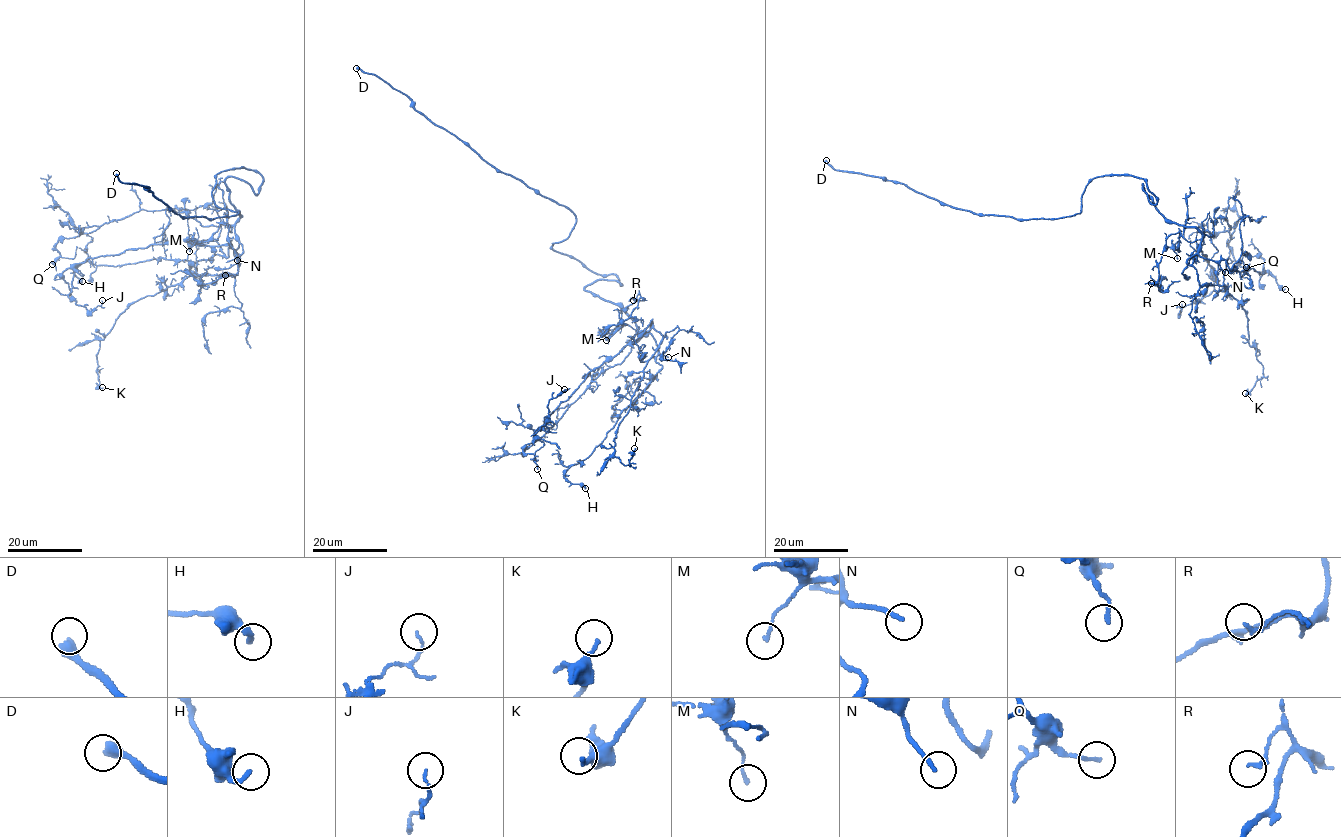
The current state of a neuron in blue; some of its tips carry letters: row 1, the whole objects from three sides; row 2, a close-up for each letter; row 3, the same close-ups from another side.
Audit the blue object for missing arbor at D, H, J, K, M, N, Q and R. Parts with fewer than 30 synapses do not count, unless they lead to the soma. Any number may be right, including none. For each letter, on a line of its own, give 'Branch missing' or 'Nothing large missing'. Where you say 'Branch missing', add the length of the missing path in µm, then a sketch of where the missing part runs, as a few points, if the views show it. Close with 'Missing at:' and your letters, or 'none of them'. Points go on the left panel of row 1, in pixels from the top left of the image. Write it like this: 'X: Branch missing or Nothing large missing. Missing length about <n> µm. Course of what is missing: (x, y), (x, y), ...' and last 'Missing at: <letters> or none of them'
D: Branch missing. Missing length about 180 µm
H: Nothing large missing
J: Nothing large missing
K: Nothing large missing
M: Nothing large missing
N: Branch missing. Missing length about 60 µm. Course of what is missing: (237, 260), (242, 272), (238, 292), (210, 312), (221, 325), (208, 343), (192, 351), (169, 351), (163, 362)
Q: Nothing large missing
R: Nothing large missing
Missing at: D, N

